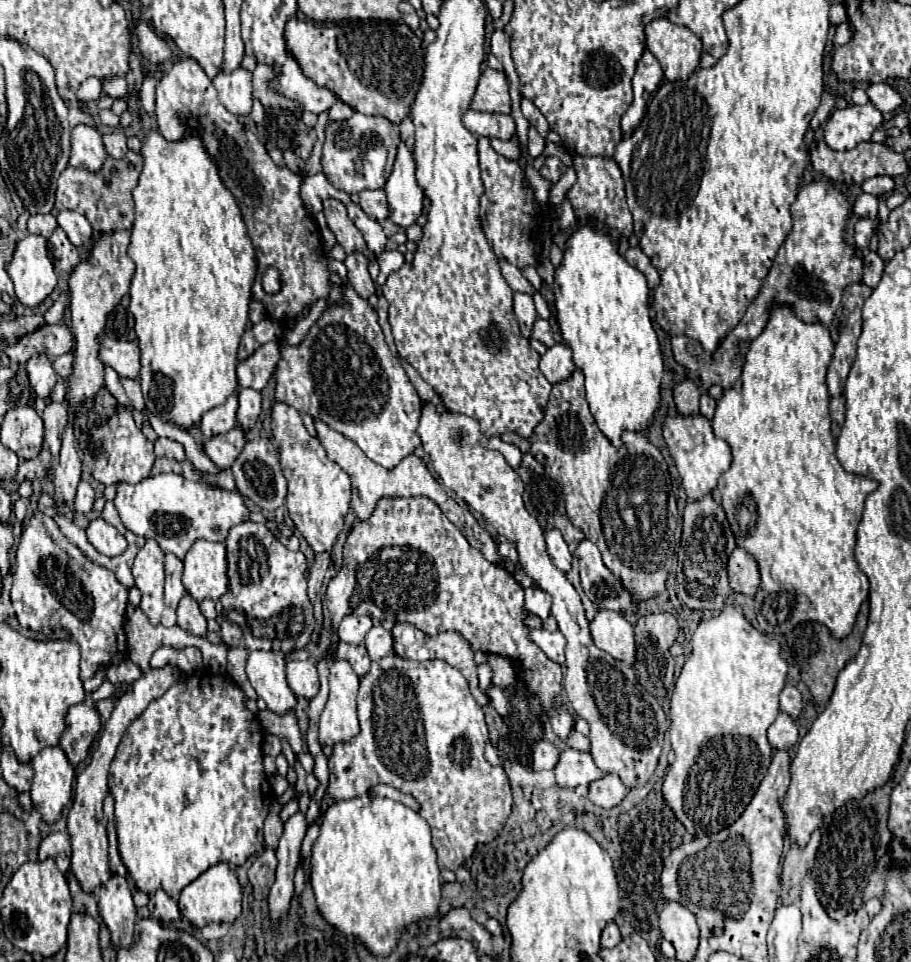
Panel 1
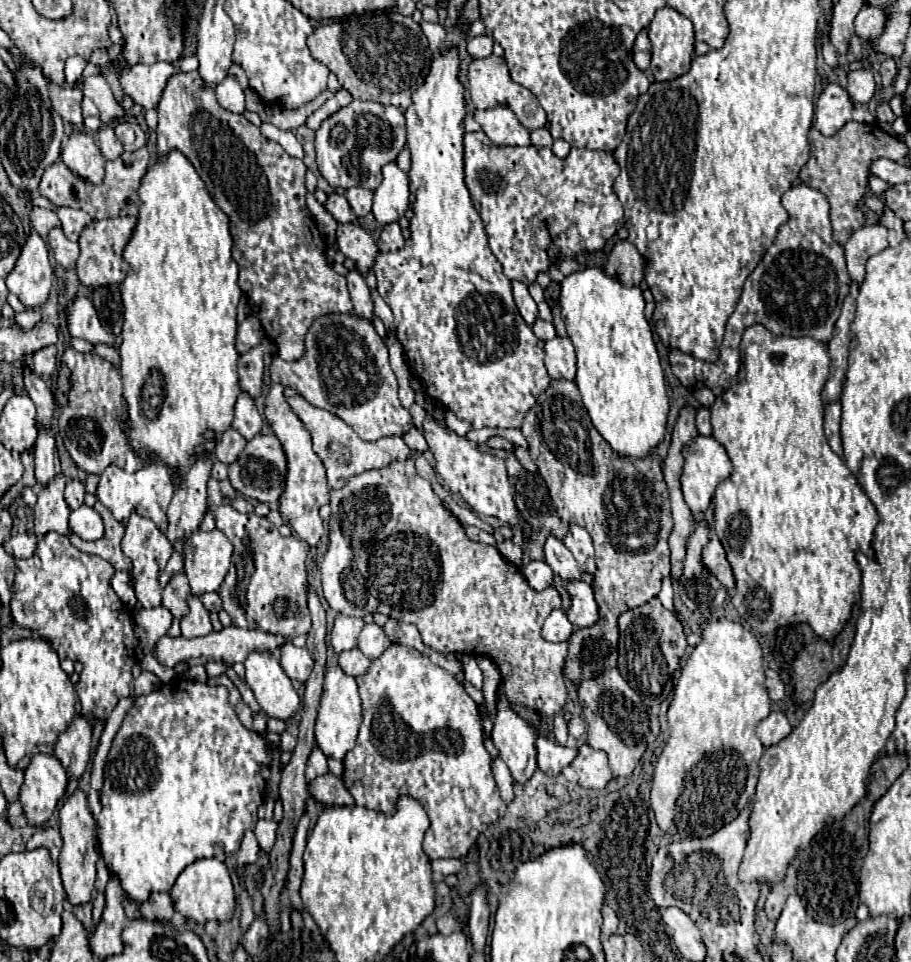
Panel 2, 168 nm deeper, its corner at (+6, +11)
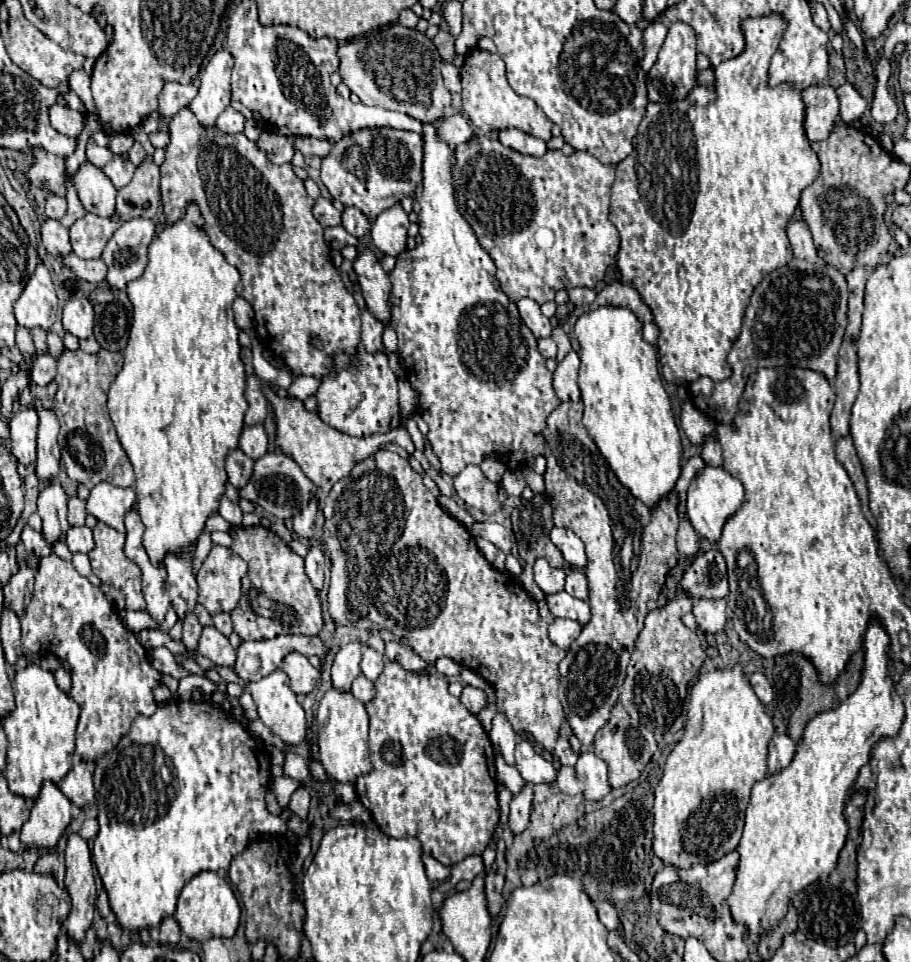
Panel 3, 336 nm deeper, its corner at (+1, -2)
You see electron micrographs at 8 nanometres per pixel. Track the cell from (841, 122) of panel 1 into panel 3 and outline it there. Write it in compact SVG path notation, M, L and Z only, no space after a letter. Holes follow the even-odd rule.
M812 85L804 91L806 137L810 141L828 139L840 125L840 103L832 85Z

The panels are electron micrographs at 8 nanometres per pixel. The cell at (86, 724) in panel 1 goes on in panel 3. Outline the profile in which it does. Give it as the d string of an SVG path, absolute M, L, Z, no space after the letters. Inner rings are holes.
M76 759L66 777L58 783L60 791L78 807L90 807L94 803L94 783L92 765L88 761Z

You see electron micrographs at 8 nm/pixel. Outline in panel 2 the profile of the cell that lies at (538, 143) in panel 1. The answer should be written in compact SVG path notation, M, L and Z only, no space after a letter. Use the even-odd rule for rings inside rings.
M491 54L487 58L473 58L469 62L469 68L467 68L467 80L469 80L469 98L471 98L471 102L473 102L473 106L477 110L487 110L487 108L495 108L495 106L507 106L507 108L511 108L515 112L519 122L529 132L545 126L545 122L547 122L545 110L541 108L541 104L537 102L537 98L533 96L531 90L527 90L525 86L521 86L521 84L511 80L507 64L505 64L505 60L501 56Z

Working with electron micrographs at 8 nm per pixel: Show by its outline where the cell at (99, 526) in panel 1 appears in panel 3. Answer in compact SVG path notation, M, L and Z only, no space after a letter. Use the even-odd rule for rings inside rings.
M70 527L66 533L66 545L72 553L90 553L94 549L94 533L90 527Z

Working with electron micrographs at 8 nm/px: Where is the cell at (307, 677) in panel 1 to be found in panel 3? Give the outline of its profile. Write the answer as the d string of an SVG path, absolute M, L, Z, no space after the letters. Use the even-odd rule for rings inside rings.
M300 653L286 655L282 671L290 677L290 687L296 695L310 693L320 681L320 671L316 667L312 667L308 663L308 659Z

